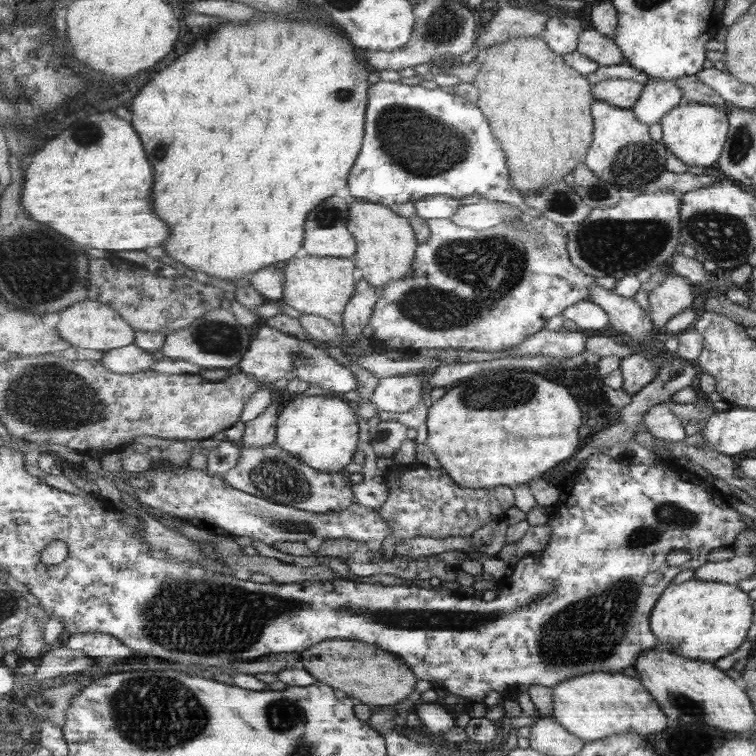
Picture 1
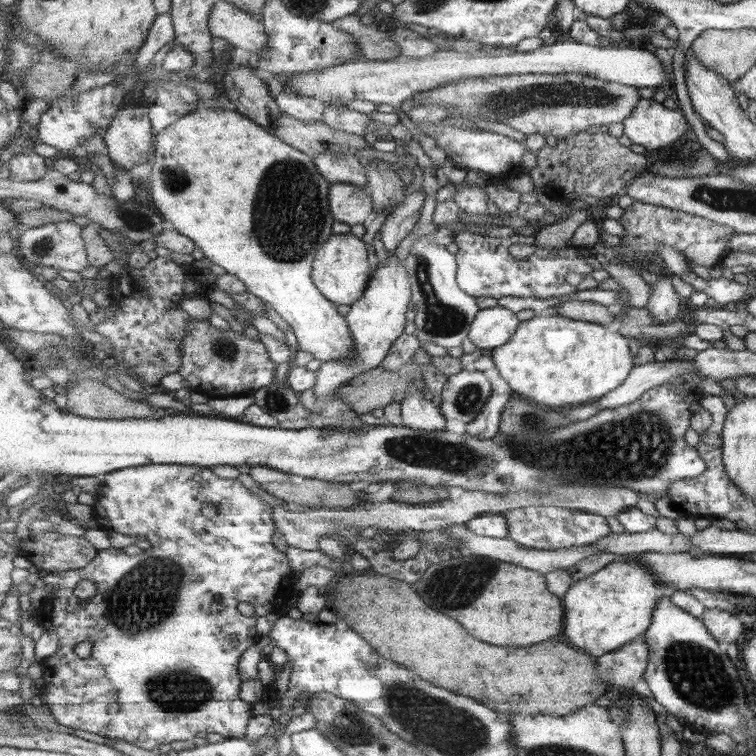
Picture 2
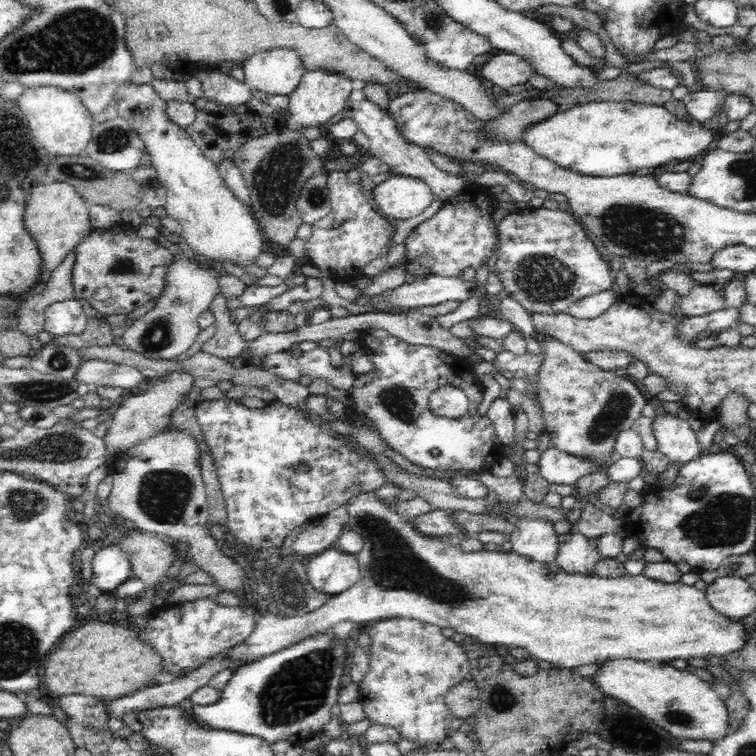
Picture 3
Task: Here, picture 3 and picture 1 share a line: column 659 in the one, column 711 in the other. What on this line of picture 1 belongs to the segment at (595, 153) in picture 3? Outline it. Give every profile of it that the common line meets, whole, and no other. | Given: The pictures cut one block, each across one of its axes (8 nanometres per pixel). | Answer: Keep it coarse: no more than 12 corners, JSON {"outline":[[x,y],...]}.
{"outline":[[684,101],[660,124],[686,166],[720,162],[726,108]]}

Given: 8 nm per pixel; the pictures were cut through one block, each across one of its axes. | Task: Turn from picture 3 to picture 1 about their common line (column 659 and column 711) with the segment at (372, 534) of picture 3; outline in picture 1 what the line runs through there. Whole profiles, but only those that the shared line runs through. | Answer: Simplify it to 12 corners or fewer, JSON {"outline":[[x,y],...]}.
{"outline":[[671,583],[651,630],[671,652],[715,662],[753,626],[737,584]]}

